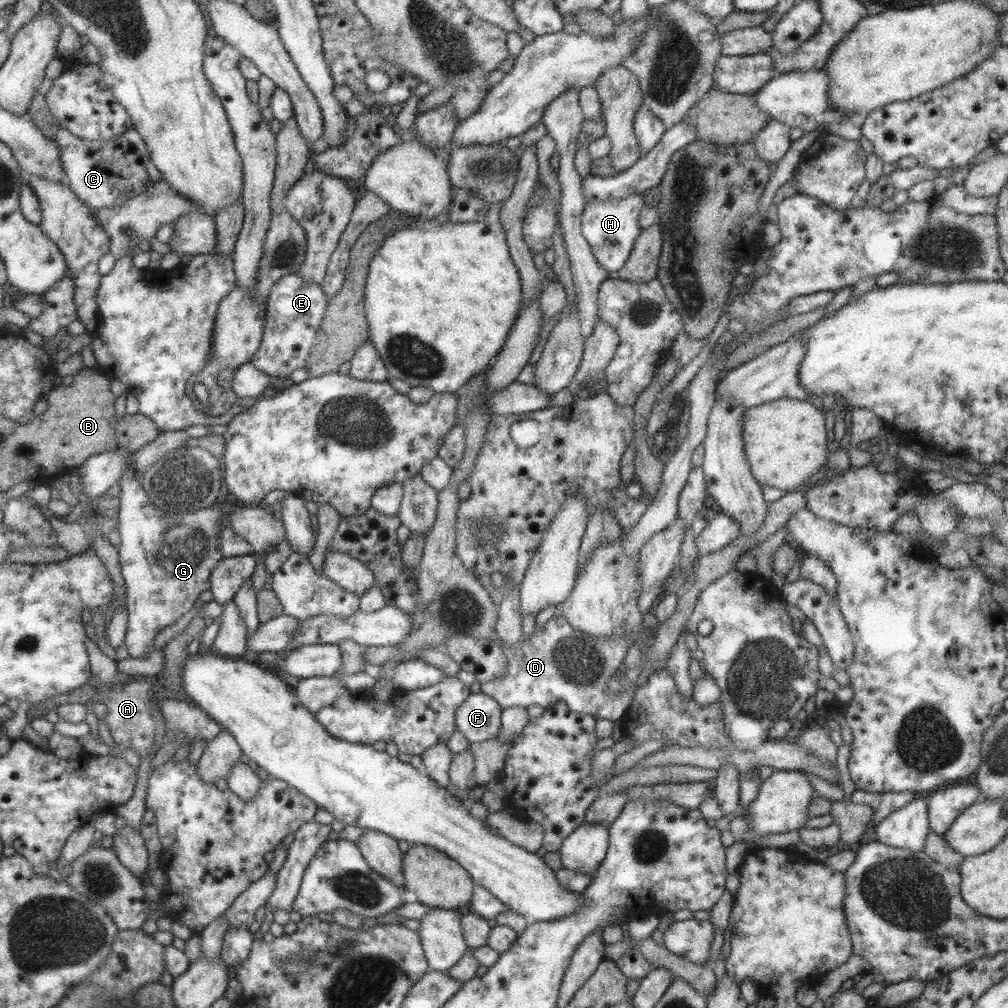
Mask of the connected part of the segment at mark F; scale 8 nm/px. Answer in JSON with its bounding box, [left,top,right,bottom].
[454,693,500,743]

